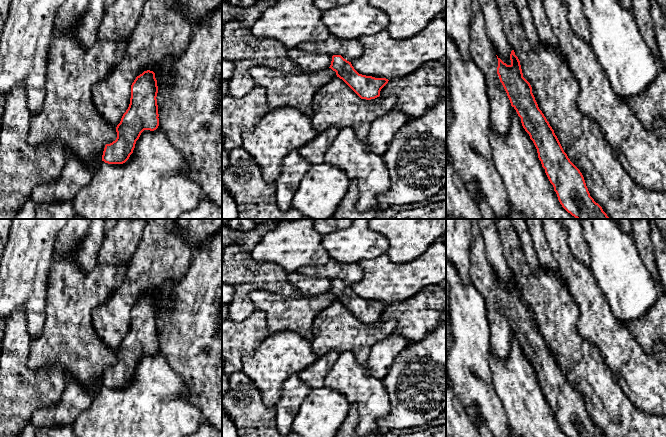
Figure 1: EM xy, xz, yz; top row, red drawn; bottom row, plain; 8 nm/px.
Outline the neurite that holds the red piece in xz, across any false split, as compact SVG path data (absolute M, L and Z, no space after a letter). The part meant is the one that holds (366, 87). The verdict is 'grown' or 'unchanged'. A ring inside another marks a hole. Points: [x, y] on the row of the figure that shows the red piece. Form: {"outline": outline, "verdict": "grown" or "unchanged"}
{"outline": "M341 55L332 56L329 68L335 71L337 76L323 86L312 100L312 126L318 133L322 133L331 127L338 129L350 127L354 130L356 137L365 142L371 123L388 112L395 110L396 96L380 96L381 89L389 80L359 74L351 62L344 59Z", "verdict": "grown"}

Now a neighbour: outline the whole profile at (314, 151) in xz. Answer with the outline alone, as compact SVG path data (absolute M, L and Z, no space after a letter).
M331 127L322 133L318 133L315 139L299 148L299 153L312 164L324 162L324 154L333 143L339 133L339 129Z

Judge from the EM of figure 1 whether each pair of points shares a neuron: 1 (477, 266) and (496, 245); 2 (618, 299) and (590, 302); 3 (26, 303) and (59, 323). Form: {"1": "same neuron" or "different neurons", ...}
{"1": "different neurons", "2": "different neurons", "3": "different neurons"}

